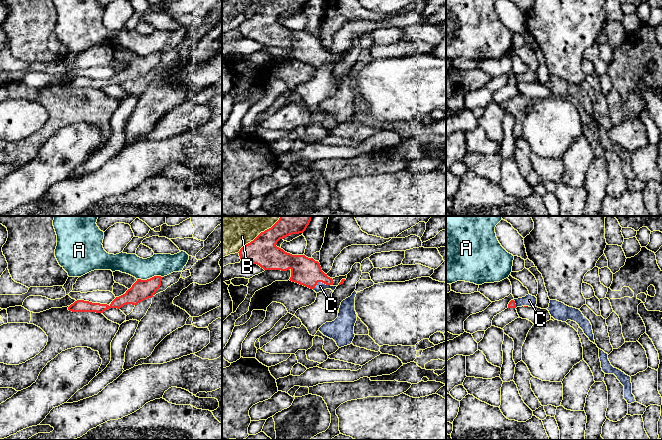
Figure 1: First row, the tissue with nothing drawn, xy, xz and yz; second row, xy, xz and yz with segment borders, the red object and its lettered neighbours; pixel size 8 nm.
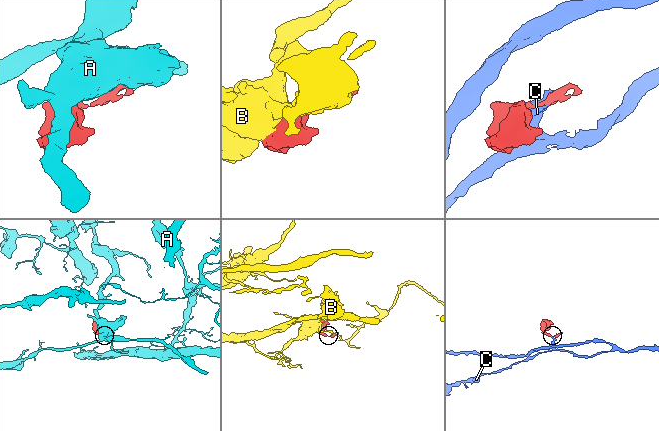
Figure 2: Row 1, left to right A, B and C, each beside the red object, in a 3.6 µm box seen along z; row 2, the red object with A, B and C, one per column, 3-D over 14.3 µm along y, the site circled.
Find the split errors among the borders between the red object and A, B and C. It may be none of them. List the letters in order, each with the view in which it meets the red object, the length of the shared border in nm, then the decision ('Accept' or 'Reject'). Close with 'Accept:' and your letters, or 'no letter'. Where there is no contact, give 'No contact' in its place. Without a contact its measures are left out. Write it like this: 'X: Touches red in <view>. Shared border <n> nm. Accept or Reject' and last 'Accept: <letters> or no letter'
A: Touches red in xy. Shared border 200 nm. Reject
B: Touches red in xz. Shared border 460 nm. Reject
C: Touches red in xz. Shared border 150 nm. Accept
Accept: C

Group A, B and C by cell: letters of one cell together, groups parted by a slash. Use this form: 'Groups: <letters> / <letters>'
Groups: A / B / C

